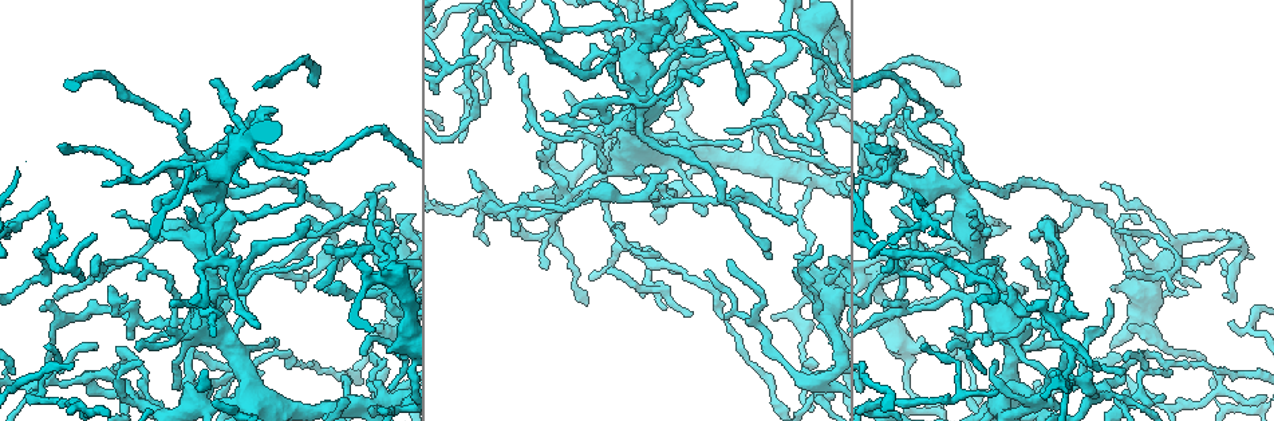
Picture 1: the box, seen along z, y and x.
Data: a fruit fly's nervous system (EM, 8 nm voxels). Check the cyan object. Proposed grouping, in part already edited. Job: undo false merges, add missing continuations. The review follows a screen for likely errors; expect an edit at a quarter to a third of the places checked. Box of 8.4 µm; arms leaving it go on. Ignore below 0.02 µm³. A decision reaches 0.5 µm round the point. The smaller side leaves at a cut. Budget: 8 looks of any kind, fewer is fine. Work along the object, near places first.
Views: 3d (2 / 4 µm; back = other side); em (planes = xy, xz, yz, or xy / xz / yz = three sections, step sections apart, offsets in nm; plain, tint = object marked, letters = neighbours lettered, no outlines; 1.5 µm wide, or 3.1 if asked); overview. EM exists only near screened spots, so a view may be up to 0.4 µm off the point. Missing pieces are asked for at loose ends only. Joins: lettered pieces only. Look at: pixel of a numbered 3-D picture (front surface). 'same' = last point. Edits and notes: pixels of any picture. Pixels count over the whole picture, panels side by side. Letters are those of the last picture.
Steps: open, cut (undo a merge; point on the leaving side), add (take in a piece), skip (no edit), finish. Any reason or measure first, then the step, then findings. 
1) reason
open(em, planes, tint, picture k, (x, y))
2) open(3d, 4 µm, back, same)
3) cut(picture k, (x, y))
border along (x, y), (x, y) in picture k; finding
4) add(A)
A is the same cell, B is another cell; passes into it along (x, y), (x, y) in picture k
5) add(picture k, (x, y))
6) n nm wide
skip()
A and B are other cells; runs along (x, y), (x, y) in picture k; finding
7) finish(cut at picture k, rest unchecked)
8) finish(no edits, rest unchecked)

tapers out
open(em, xy, step 4, letters, picture 1, (510, 71))

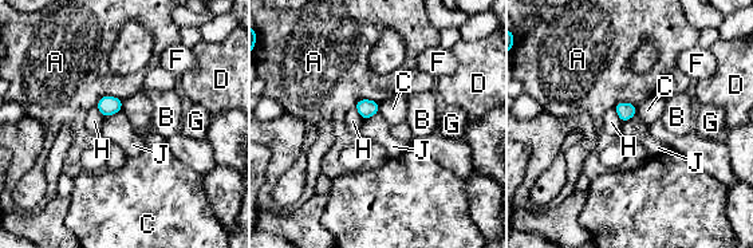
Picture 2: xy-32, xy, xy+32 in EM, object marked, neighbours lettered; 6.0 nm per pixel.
skip()
A, B, C, D, F, G, H and J are other cells; border along (121, 109), (105, 118) in picture 2; none of them fits

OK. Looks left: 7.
free end
open(em, xz, step 4, letters, picture 1, (581, 62))

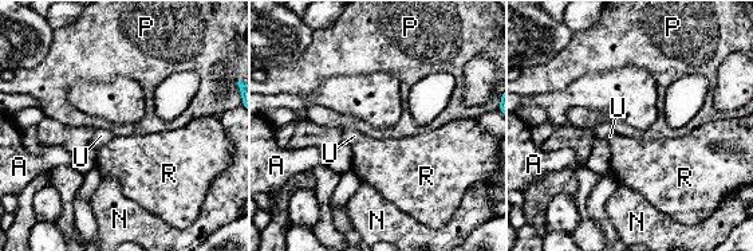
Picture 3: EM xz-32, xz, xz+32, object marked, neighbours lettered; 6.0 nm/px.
open(em, planes, letters, same)

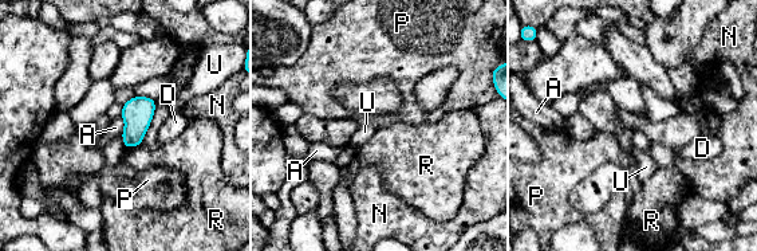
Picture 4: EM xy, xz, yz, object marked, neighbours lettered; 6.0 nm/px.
skip()
A, D, N, P, R and U are other cells; border along (119, 116), (123, 122), (122, 133) in picture 4; none of them fits

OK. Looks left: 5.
an open end
open(3d, 4 µm, picture 1, (883, 305))

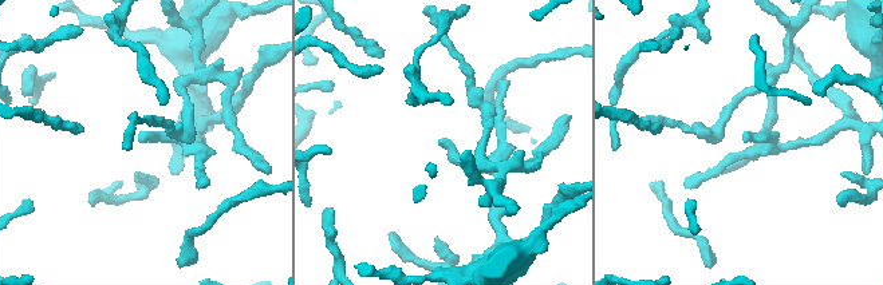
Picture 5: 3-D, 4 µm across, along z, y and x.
open(em, planes, tint, picture 5, (141, 142))

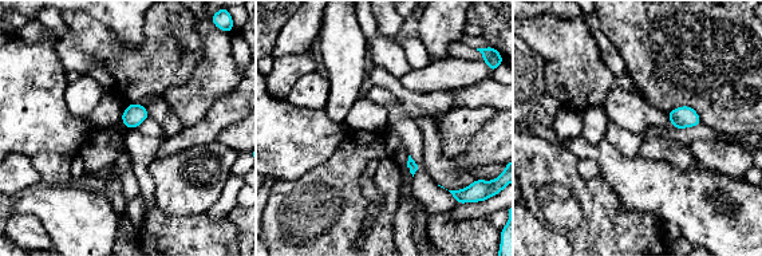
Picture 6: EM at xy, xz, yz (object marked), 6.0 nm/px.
open(em, planes, letters, same)

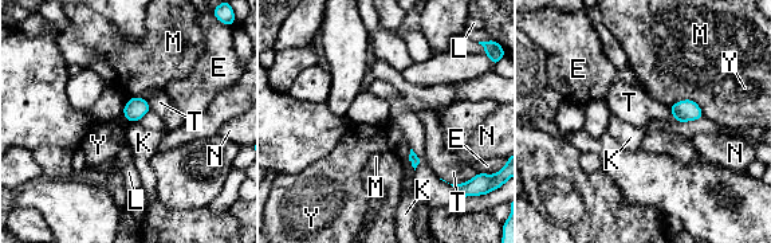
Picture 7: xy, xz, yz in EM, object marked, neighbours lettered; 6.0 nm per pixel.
130 nm wide; M touches over 220 nm
skip()
E, K, L, M, N, T and Y are other cells; no lettered piece goes on from it

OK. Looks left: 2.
sharp bend
open(em, planes, letters, picture 1, (463, 97))

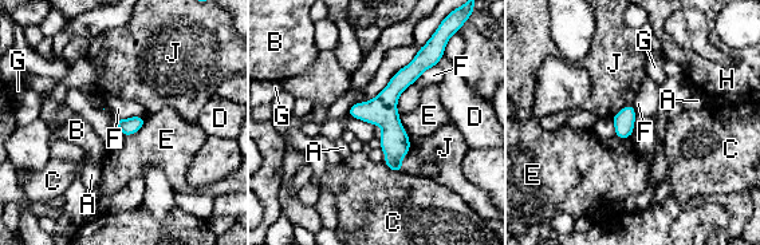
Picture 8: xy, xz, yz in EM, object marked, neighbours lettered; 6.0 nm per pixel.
100 nm wide
skip()
A, B, C, D, E, F, G, H and J are other cells; border along (436, 64), (400, 95), (398, 113) in picture 8; one neuron here

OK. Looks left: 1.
finish(no edits, rest unchecked)

